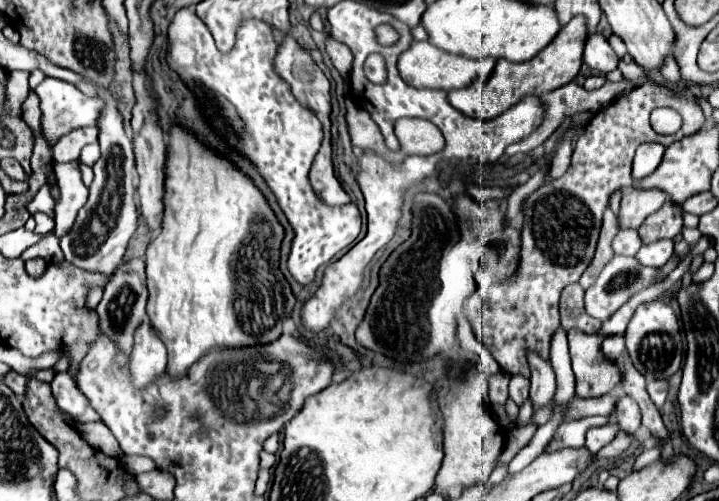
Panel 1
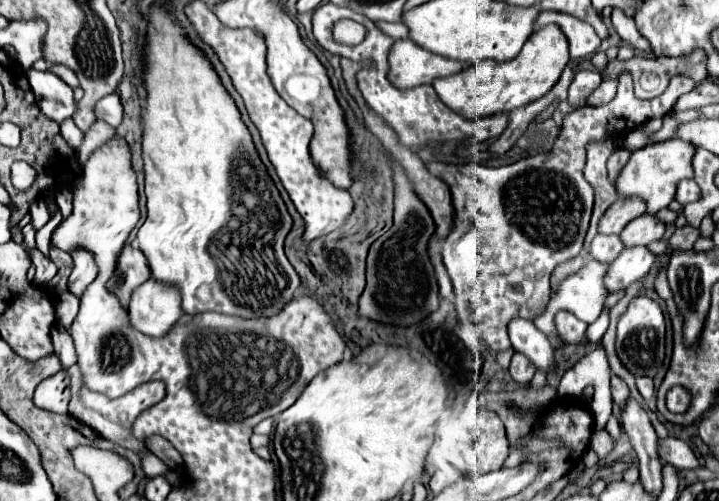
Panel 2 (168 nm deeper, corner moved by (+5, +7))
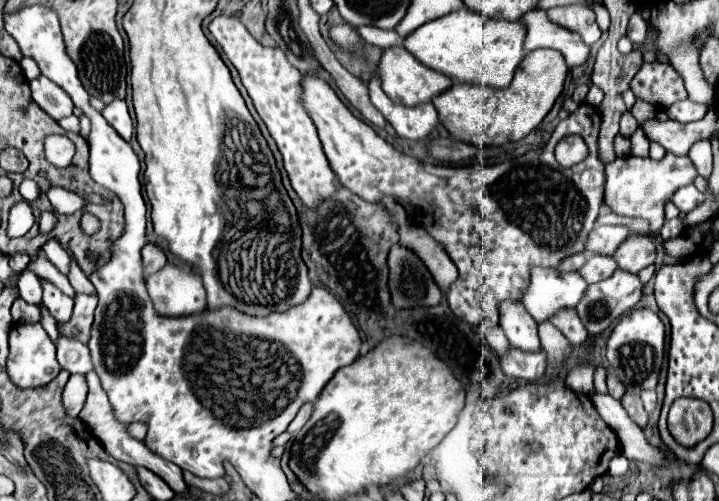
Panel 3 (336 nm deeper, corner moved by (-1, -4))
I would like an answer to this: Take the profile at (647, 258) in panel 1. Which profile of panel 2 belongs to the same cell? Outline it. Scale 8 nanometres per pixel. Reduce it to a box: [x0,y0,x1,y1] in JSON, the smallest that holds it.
[604,247,654,293]

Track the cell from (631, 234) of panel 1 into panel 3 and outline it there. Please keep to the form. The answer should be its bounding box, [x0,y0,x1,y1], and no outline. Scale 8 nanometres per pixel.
[578,256,618,284]

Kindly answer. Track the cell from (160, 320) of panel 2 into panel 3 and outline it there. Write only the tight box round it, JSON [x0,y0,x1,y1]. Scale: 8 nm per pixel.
[146,264,204,318]

